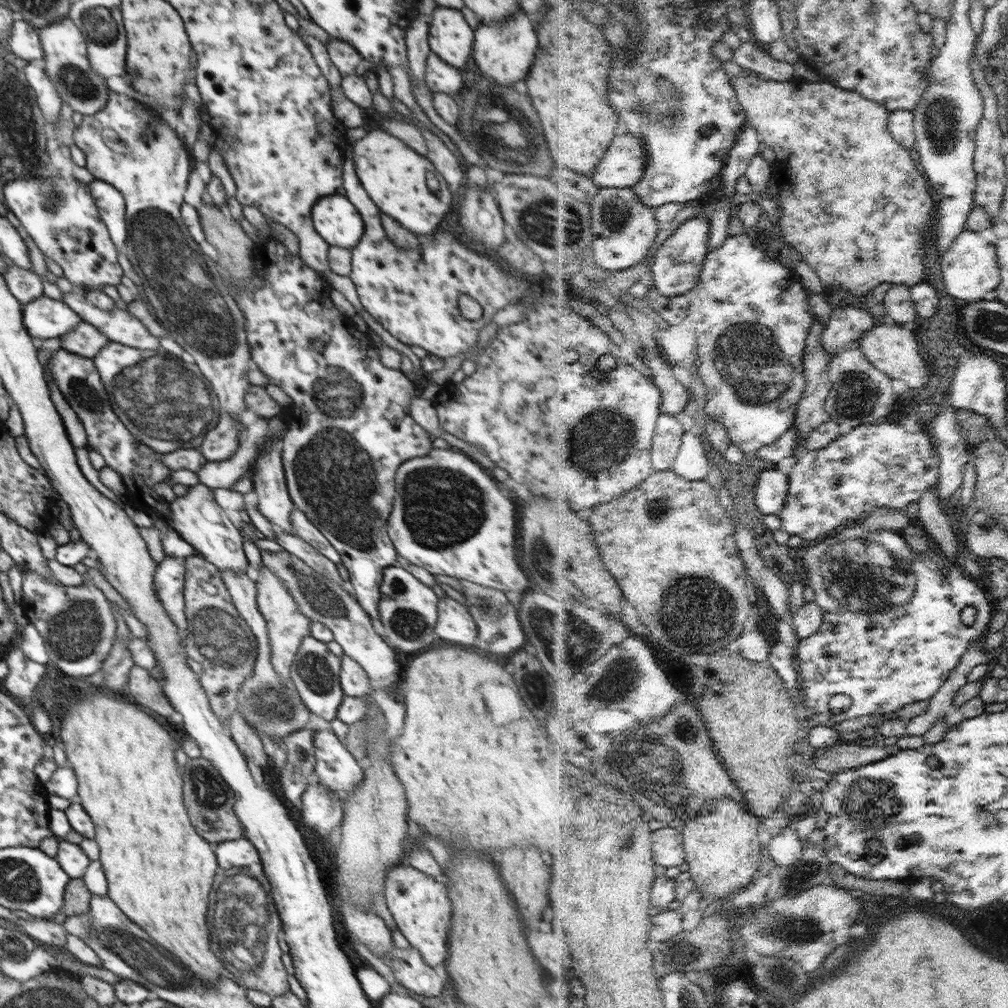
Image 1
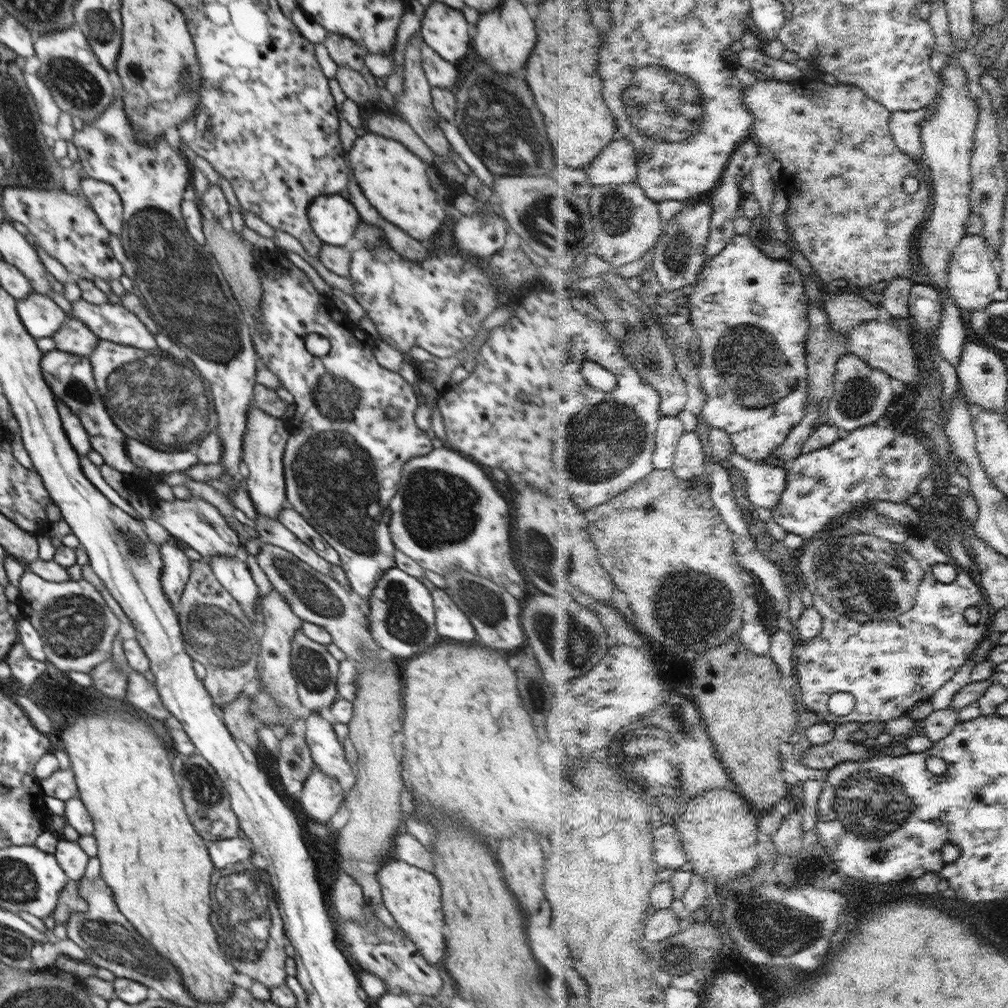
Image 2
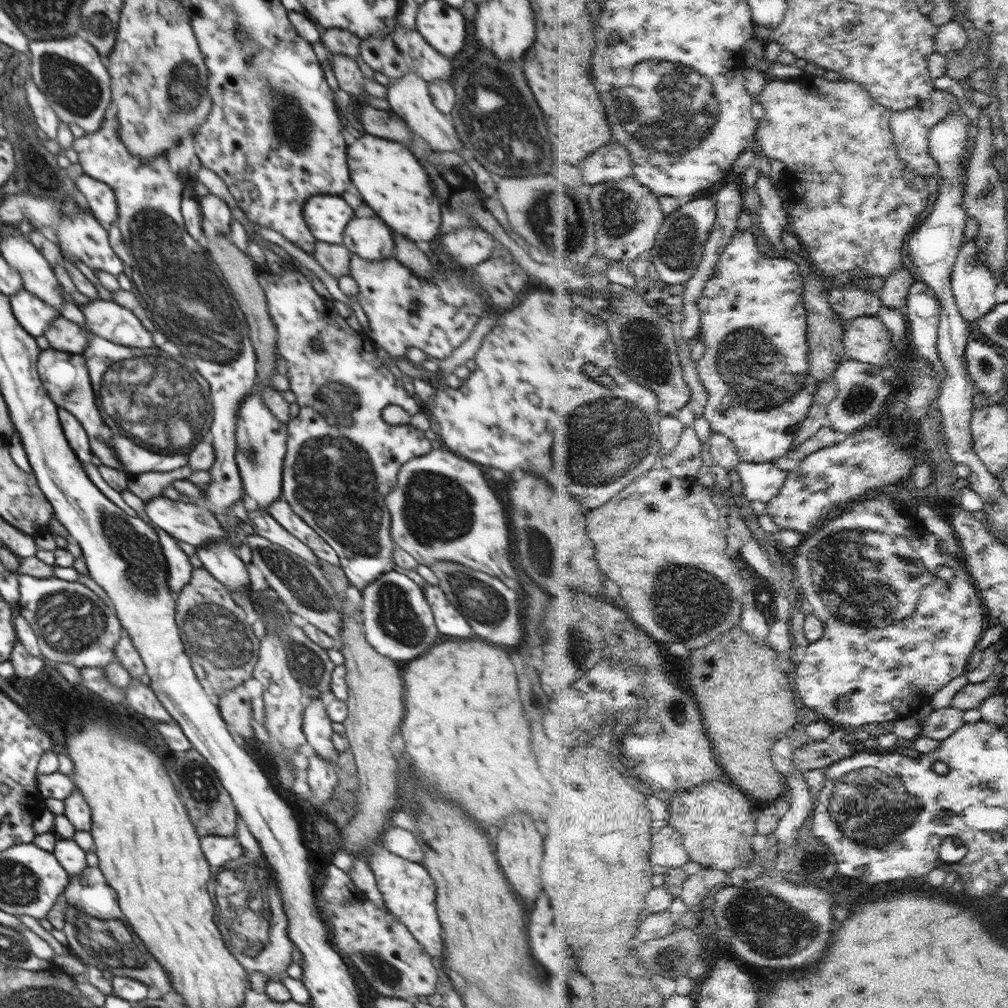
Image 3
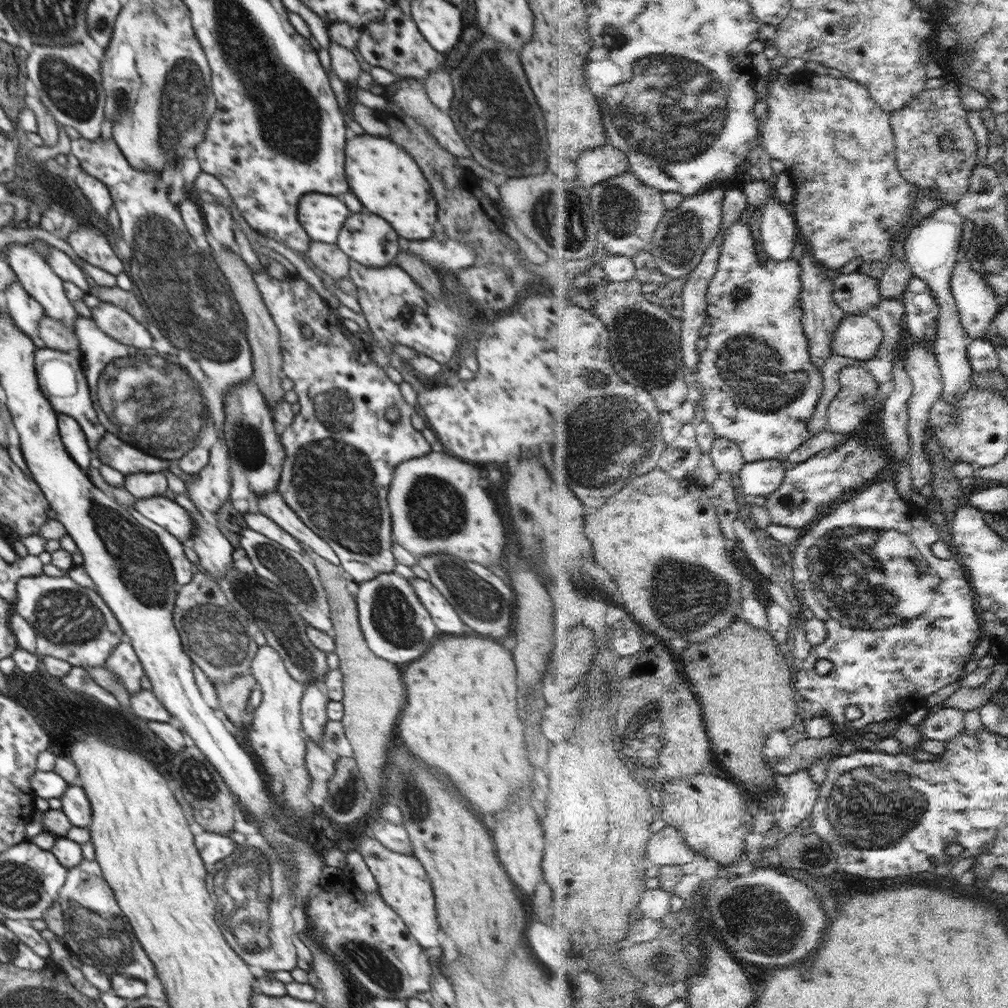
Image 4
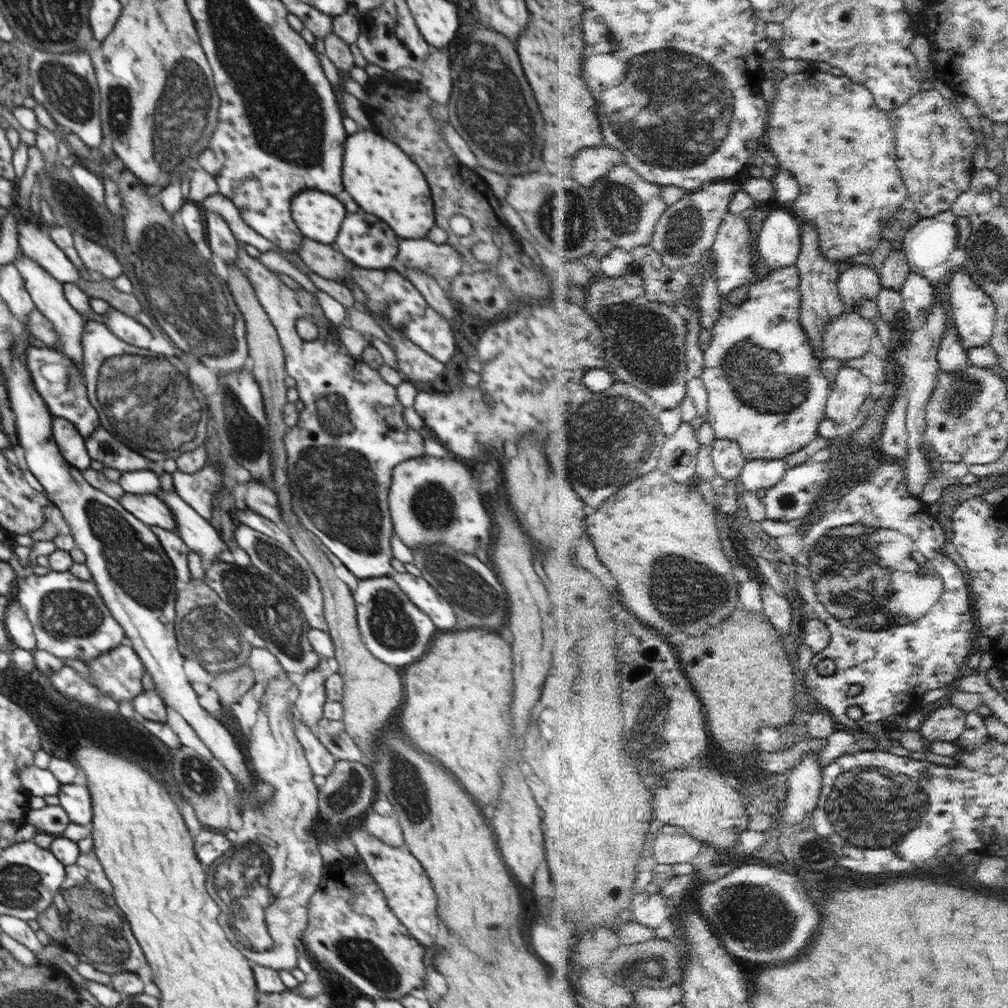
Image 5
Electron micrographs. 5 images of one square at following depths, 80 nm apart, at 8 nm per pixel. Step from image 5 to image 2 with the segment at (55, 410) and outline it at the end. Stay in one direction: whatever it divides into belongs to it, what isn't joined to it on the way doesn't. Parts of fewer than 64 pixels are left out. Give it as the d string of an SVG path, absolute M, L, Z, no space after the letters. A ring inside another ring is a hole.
M53 349L42 357L41 371L43 379L46 384L50 385L54 396L65 402L66 406L78 415L82 426L88 433L91 447L102 455L104 462L118 470L118 472L122 472L122 474L133 474L145 484L150 476L146 470L140 469L138 465L135 465L127 455L125 449L126 436L116 427L110 414L106 411L108 405L105 401L105 396L102 396L97 390L90 359Z

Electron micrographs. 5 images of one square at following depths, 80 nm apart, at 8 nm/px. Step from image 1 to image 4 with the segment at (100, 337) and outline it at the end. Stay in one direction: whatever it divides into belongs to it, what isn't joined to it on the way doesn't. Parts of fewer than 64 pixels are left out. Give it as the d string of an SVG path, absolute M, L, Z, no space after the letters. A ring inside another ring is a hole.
M46 316L39 322L38 336L44 341L46 347L60 352L70 352L79 349L80 346L72 327Z

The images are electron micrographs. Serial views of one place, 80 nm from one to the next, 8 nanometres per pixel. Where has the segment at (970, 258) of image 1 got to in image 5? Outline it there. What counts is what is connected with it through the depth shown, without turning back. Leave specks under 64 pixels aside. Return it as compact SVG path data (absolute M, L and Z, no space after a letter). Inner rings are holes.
M965 265L955 272L950 290L955 321L964 344L970 350L990 345L998 316L997 304L990 293L966 272Z

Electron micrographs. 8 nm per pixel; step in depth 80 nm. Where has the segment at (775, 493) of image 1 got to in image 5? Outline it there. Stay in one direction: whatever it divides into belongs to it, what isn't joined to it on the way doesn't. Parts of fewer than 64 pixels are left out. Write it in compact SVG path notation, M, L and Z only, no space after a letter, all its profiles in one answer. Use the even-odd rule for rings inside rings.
M756 459L747 462L740 476L747 492L758 492L762 488L774 488L785 476L790 466L786 459Z

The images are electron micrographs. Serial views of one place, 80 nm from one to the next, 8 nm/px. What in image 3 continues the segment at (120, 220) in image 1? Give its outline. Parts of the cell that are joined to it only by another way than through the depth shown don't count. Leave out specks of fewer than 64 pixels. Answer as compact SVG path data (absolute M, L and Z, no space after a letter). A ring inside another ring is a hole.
M85 173L75 179L75 184L77 185L76 189L79 189L88 200L91 212L101 224L108 227L108 224L117 222L118 202L108 184Z

